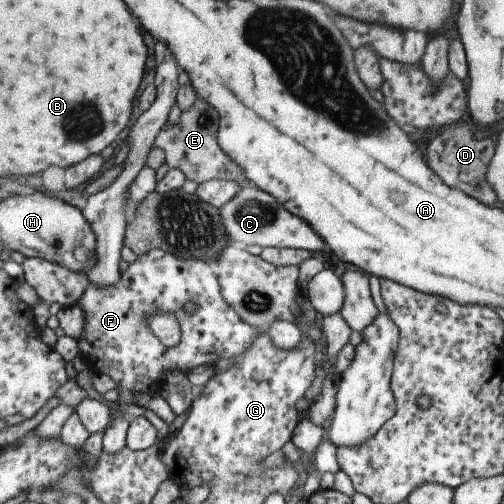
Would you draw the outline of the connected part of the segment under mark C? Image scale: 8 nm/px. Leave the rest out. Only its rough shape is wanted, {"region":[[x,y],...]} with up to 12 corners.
{"region":[[262,188],[222,206],[241,247],[328,250],[308,220]]}

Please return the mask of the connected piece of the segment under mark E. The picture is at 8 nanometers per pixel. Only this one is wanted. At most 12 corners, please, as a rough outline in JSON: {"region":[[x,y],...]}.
{"region":[[208,100],[166,127],[154,148],[197,183],[248,182],[220,144],[220,112]]}

